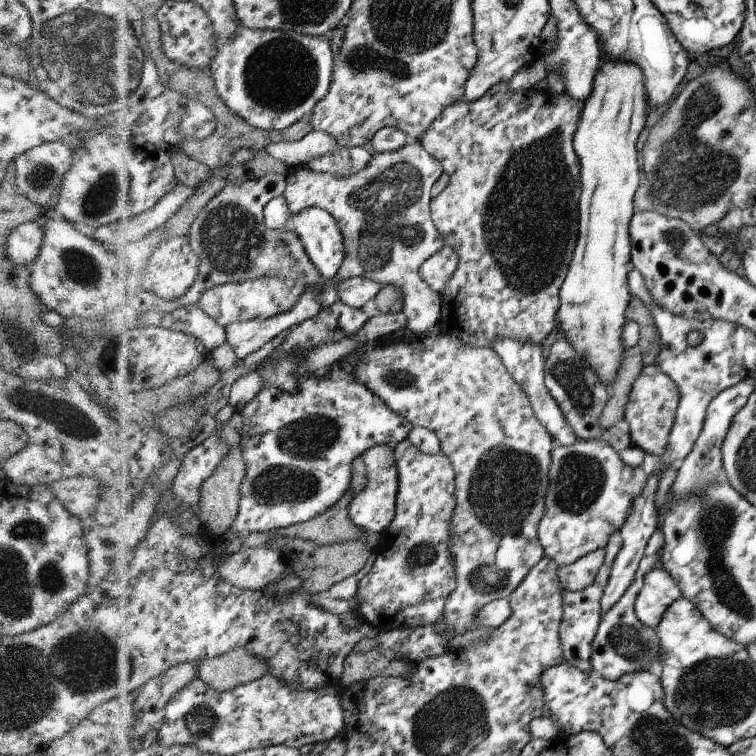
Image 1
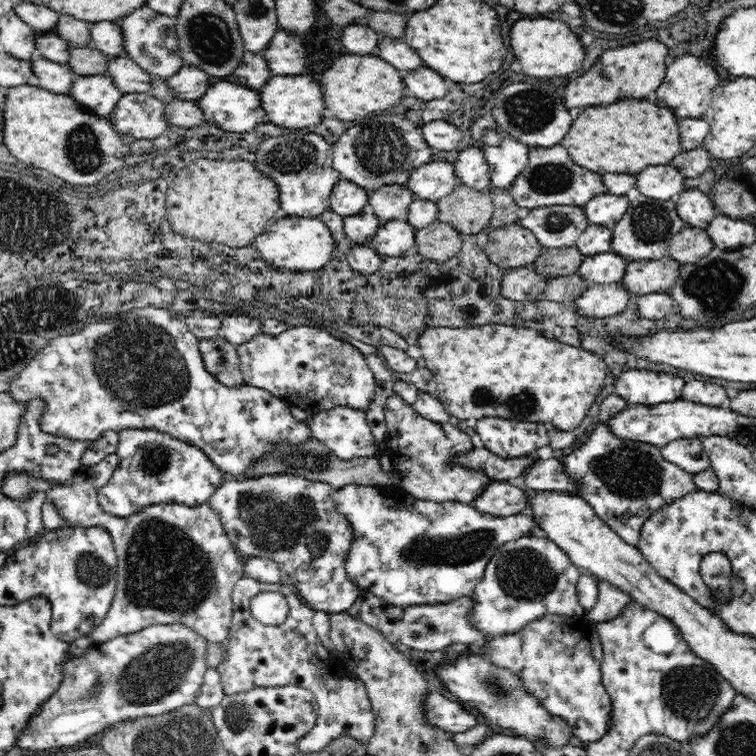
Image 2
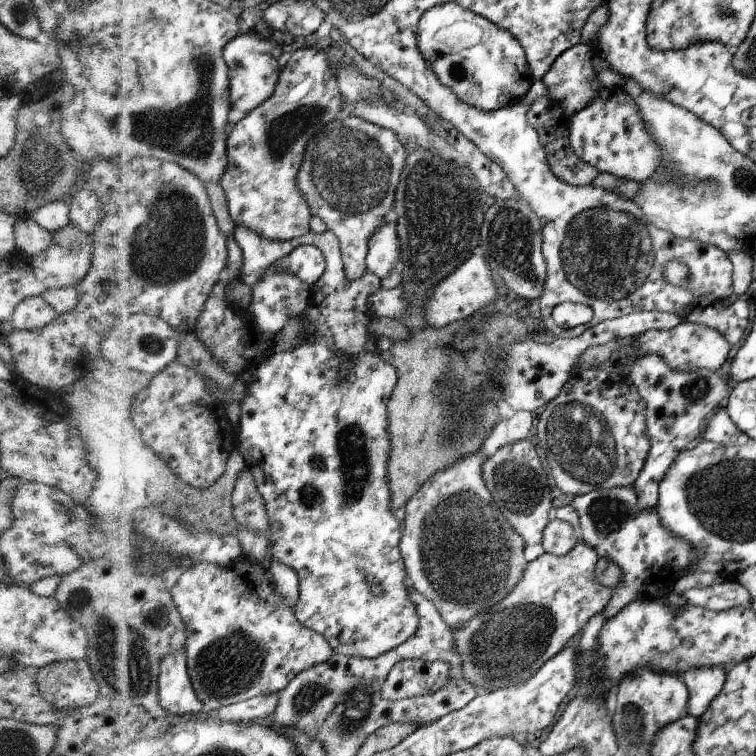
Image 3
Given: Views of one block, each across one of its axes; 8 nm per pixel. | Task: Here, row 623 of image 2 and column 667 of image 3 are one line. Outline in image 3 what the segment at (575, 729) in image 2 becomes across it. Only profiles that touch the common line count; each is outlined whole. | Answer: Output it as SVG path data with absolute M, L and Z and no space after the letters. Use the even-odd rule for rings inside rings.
M631 486L591 490L574 496L570 504L579 519L579 539L593 547L599 559L607 558L621 570L621 580L615 588L610 588L611 597L602 610L604 624L633 600L650 601L657 596L671 594L673 584L690 571L689 562L693 562L695 552L689 542L679 540L665 526L661 526L655 506L639 510L637 494Z

